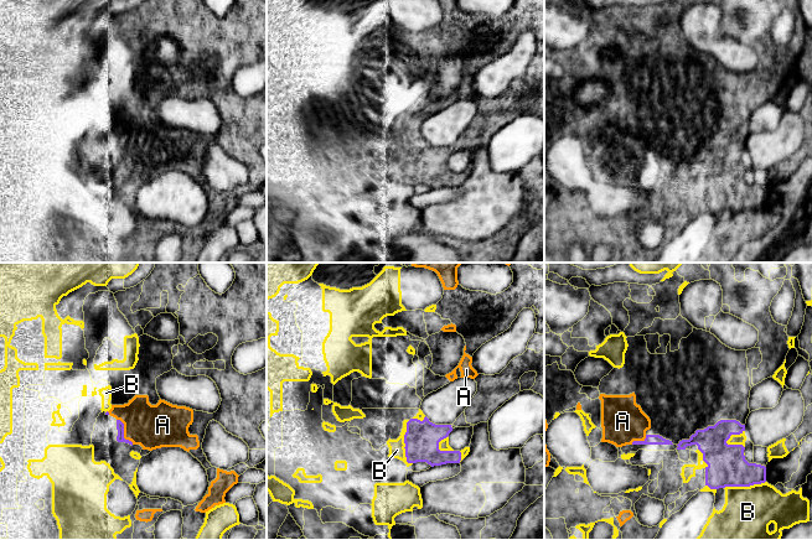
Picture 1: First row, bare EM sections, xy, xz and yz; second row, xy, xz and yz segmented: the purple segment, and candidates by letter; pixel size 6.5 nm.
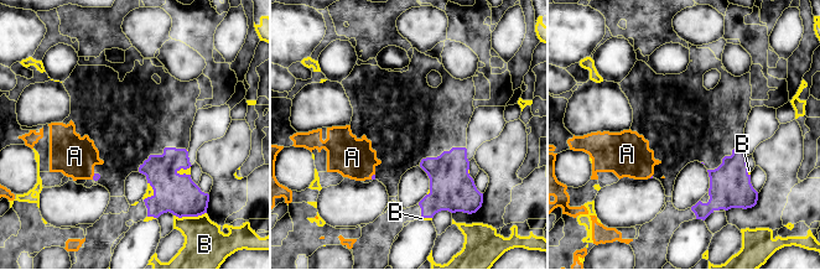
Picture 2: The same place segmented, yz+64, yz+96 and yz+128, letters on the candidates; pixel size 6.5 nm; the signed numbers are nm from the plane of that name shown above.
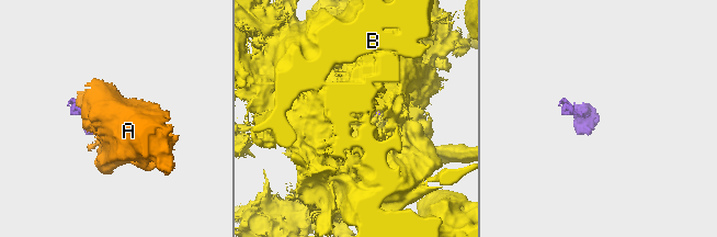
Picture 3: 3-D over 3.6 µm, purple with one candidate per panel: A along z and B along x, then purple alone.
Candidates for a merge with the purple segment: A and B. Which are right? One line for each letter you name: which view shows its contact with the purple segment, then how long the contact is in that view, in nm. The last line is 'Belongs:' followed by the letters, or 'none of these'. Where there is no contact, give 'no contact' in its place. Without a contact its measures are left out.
A: meets purple in xy; contact 200 nm long
Belongs: A

